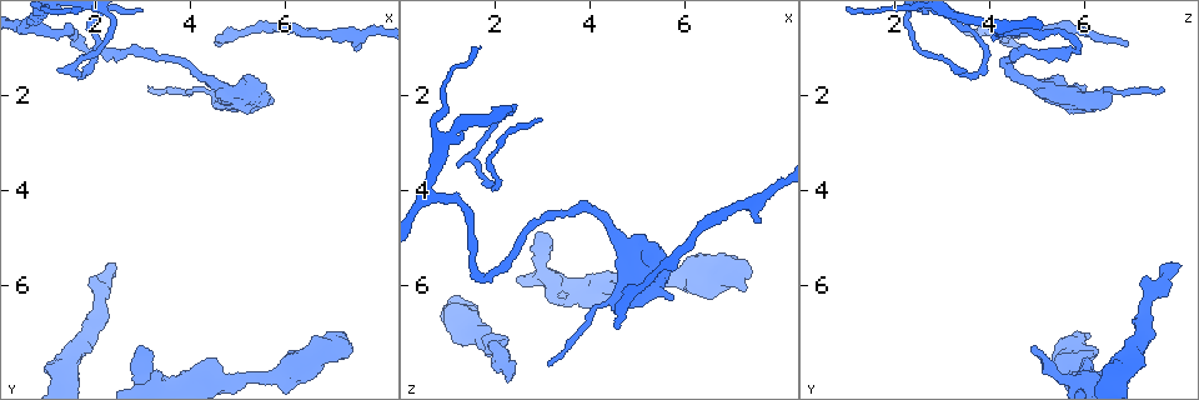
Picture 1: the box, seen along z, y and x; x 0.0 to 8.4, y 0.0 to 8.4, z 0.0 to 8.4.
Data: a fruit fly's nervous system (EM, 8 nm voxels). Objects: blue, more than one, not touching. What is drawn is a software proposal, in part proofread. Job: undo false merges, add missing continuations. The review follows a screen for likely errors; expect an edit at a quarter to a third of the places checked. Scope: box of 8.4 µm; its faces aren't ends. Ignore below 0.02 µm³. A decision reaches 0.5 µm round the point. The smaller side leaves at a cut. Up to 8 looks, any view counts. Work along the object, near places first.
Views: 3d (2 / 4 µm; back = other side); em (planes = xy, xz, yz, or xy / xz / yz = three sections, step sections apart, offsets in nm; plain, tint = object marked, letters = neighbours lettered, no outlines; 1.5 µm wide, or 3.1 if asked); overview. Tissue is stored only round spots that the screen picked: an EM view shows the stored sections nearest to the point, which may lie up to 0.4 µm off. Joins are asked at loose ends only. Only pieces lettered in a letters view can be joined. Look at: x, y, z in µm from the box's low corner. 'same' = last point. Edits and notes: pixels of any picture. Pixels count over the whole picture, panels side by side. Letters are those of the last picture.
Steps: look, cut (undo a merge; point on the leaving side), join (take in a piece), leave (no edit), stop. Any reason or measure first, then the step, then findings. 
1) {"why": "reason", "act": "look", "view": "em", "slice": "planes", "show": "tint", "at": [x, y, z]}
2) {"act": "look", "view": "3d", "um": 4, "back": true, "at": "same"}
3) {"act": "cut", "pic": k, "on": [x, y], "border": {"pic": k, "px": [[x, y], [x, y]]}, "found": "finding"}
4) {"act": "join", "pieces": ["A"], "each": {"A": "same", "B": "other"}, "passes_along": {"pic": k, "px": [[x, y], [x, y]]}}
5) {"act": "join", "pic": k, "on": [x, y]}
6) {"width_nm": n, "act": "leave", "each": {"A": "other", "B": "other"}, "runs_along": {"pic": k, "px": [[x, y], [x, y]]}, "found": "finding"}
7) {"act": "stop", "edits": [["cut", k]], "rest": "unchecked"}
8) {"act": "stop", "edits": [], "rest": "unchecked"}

{"why": "free end", "act": "look", "view": "em", "slice": "xz", "step": 4, "show": "letters", "at": [3.00, 7.35, 4.95]}

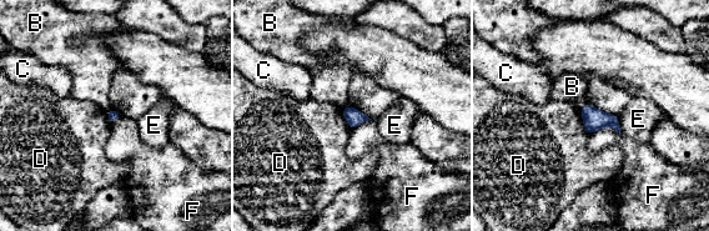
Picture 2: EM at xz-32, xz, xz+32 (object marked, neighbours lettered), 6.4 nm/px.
{"act": "look", "view": "em", "slice": "xy", "step": 8, "show": "letters", "at": "same"}

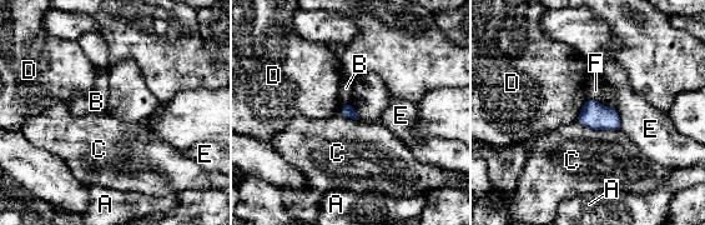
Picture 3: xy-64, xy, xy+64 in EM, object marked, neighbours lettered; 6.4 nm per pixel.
{"longest_contact_nm": ["C", 280], "act": "leave", "each": {"A": "other", "B": "other", "C": "other", "D": "other", "E": "other", "F": "other"}, "found": "no lettered piece goes on from it"}

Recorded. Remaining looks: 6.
{"why": "long arm stops here", "act": "look", "view": "em", "slice": "planes", "show": "letters", "at": [4.60, 0.95, 6.90]}

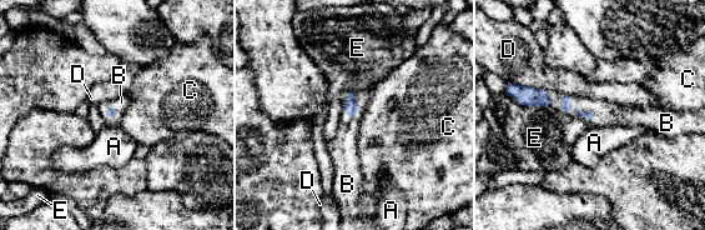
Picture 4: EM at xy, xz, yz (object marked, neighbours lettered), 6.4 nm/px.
{"longest_contact_nm": ["E", 260], "act": "join", "pieces": ["B"], "each": {"A": "other", "B": "same", "C": "other", "D": "other", "E": "other"}, "passes_along": {"pic": 4, "px": [[588, 116], [584, 111], [607, 114]]}, "found": "it goes on there"}

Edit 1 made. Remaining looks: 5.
{"act": "look", "view": "overview"}

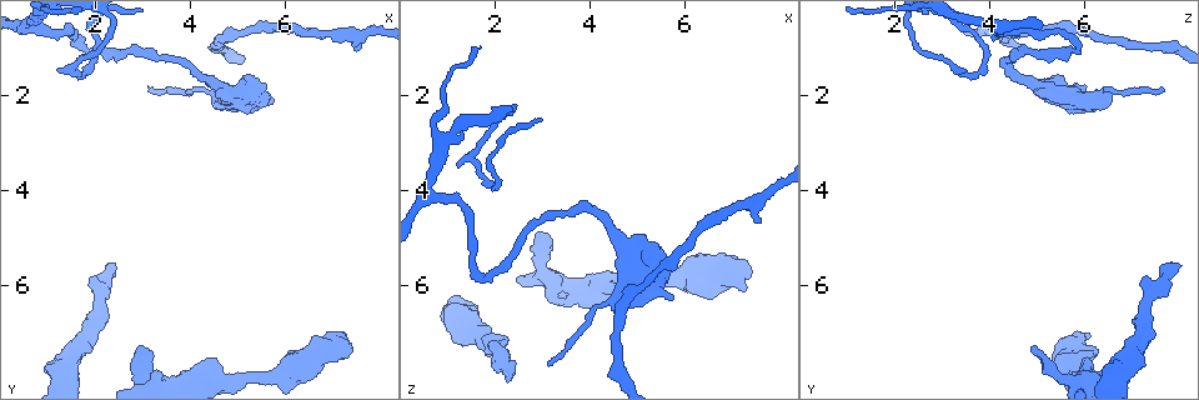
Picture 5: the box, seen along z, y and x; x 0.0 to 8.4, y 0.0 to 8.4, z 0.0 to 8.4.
{"why": "sharp bend", "act": "look", "view": "3d", "um": 2, "at": [1.70, 0.95, 5.85]}

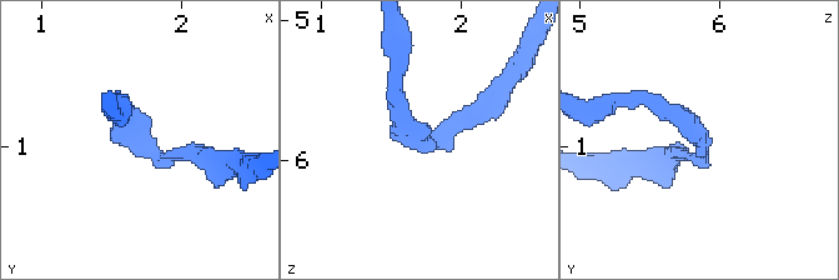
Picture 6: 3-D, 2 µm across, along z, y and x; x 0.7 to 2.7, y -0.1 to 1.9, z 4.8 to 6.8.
{"act": "look", "view": "em", "slice": "planes", "show": "letters", "at": [1.76, 0.98, 5.90]}

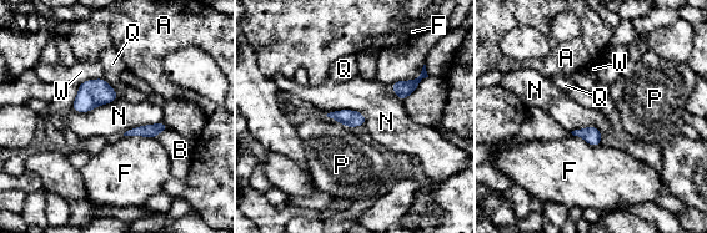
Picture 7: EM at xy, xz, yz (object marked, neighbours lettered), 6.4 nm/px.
{"act": "leave", "each": {"A": "other", "B": "other", "F": "other", "N": "other", "P": "other", "Q": "other", "W": "other"}, "border": {"pic": 7, "px": [[325, 115], [342, 122], [349, 128]]}, "found": "continuous, no second cell"}

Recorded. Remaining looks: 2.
{"act": "stop", "edits": [["join", 4]], "rest": "unchecked"}

